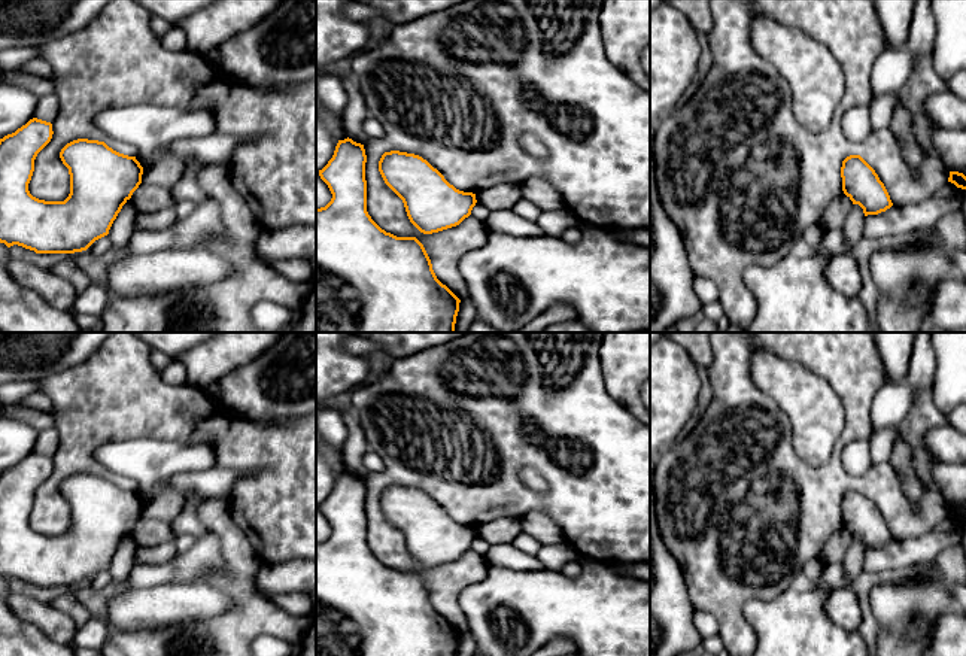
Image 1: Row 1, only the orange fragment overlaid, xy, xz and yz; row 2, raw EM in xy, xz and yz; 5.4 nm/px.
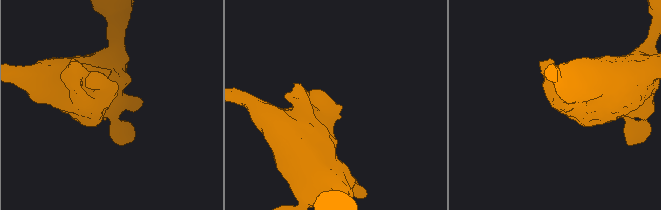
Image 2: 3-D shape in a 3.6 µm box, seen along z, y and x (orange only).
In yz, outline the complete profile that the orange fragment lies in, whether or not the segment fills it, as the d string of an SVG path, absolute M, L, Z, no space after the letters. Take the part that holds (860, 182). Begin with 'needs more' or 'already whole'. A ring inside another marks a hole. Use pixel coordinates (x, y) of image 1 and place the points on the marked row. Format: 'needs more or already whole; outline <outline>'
already whole; outline M850 155L842 161L841 177L844 194L863 209L865 216L893 206L884 183L860 155Z

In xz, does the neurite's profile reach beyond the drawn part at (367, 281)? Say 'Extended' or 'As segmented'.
As segmented

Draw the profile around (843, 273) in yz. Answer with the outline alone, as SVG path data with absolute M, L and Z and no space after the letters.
M850 252L830 256L824 274L830 286L845 297L860 294L863 286L860 268Z

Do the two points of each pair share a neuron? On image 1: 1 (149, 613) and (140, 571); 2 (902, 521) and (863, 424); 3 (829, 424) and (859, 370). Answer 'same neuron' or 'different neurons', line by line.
1: different neurons
2: same neuron
3: different neurons

